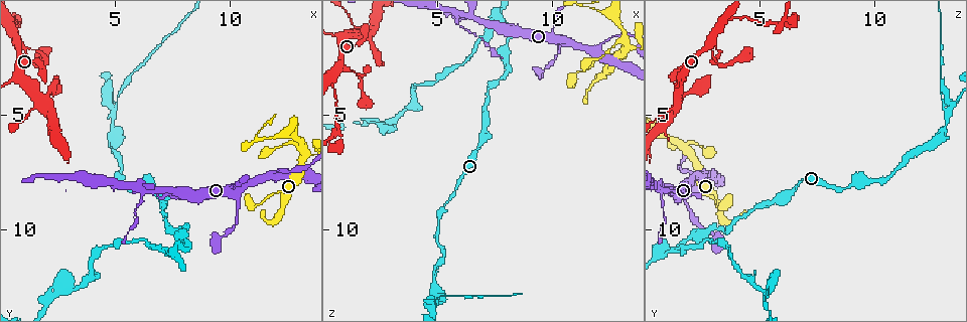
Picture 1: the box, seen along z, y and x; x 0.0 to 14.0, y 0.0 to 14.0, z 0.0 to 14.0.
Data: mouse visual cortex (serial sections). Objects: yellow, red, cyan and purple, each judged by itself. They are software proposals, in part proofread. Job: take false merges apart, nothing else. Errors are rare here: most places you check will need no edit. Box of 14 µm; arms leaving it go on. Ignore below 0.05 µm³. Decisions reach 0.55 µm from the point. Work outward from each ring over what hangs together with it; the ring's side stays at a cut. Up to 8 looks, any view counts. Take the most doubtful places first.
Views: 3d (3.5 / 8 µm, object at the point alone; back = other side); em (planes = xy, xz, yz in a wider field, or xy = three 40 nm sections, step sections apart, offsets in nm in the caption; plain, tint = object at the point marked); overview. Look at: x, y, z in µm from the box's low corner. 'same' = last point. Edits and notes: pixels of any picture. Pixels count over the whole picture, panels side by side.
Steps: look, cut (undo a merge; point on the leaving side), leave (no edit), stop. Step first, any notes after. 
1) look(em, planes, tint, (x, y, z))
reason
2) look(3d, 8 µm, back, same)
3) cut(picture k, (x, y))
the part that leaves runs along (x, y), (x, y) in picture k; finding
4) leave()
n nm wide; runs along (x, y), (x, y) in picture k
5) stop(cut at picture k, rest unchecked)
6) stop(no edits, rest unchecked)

look(3d, 3.5 µm, (5.3, 8.1, 9.0))
a fork

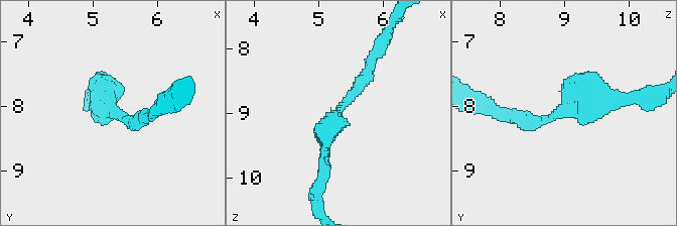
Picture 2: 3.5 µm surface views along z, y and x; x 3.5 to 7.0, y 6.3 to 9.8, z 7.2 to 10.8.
look(em, xy, step 2, tint, (5.30, 8.10, 8.95))

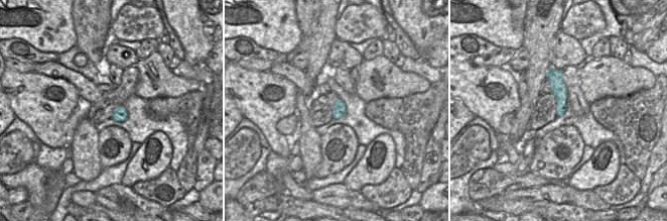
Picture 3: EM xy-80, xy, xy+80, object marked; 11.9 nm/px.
leave()
runs along (373, 60), (325, 134), (322, 171) in picture 2; all the same cell

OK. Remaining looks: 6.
look(3d, 8 µm, (5.0, 4.9, 13.2))
a narrow waist

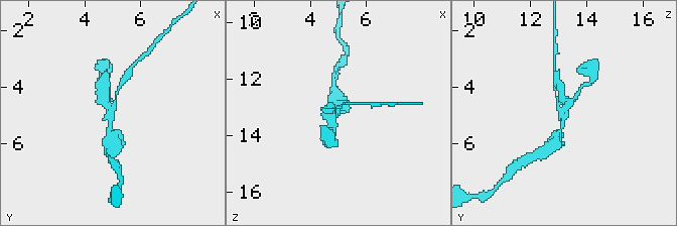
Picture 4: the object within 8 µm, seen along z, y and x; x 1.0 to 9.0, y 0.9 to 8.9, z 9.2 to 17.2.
look(3d, 3.5 µm, (4.9, 4.9, 13.1))
zoom in

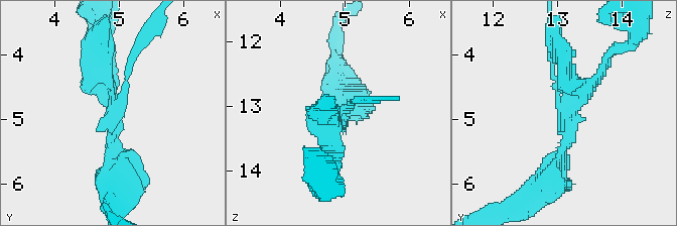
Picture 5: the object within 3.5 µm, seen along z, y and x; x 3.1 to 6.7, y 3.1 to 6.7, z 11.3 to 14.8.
look(em, xy, step 5, tint, (4.95, 4.85, 13.10))
4 arms; arms of 100, 200, 200, 250 nm; shape alone is not enough

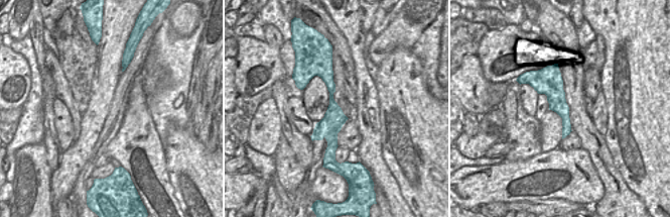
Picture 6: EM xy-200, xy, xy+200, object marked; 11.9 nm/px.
leave()
runs along (326, 69), (331, 88), (330, 154) in picture 6; continuous, no second cell

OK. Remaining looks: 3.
look(3d, 8 µm, (11.9, 7.5, 2.2))
a fork

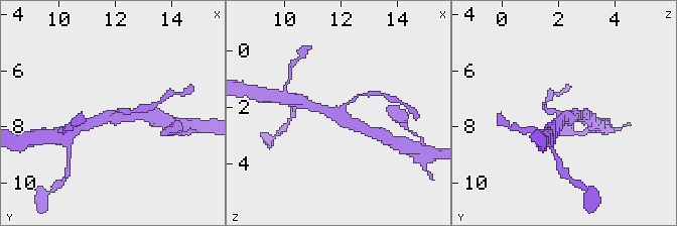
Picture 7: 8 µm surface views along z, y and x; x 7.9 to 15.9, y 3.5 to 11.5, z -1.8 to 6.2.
look(em, xy, step 2, tint, (11.9, 7.6, 2.3))
3 arms; arms of 150, 300, 400 nm

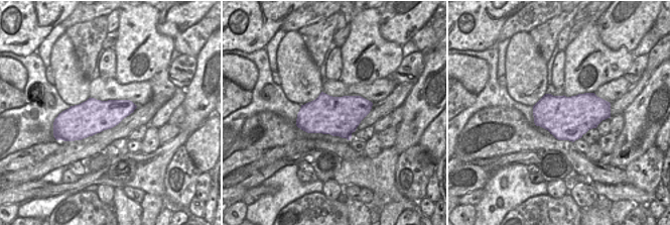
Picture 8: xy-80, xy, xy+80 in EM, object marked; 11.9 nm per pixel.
leave()
runs along (313, 106), (365, 130) in picture 7; all the same cell

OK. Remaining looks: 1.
stop(no edits, rest unchecked)

